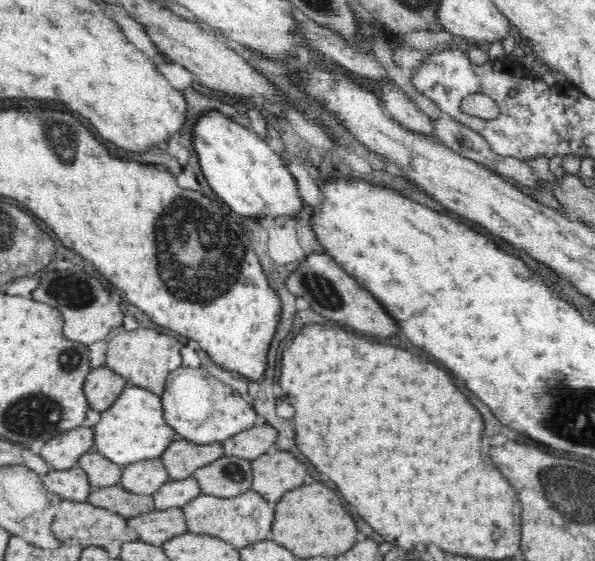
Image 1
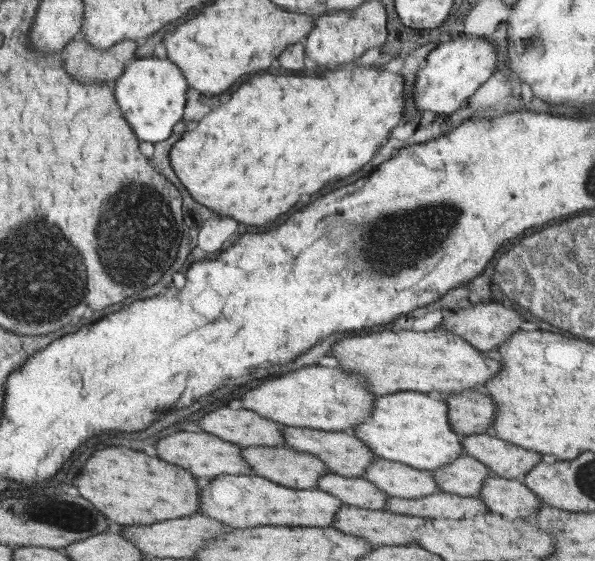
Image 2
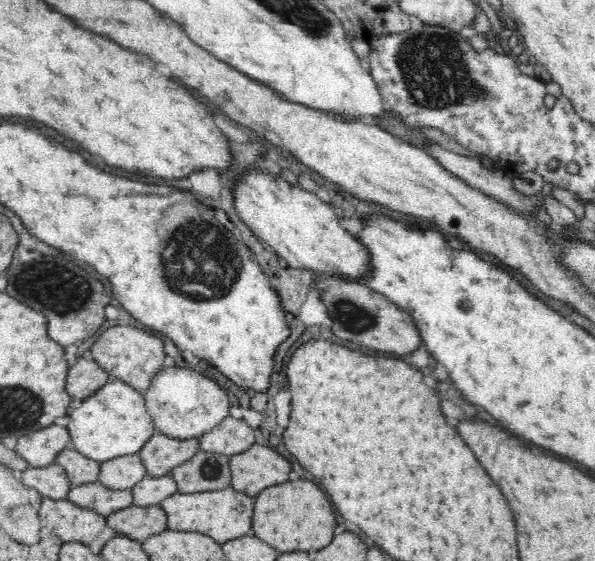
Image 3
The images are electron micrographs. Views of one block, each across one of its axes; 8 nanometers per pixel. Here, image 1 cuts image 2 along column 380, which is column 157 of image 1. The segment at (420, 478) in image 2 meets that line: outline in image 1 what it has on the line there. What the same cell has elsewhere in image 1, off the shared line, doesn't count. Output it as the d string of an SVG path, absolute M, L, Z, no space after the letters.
M150 459L134 462L134 464L123 467L119 484L128 492L152 495L169 480L166 467L164 467L162 461L160 459Z

